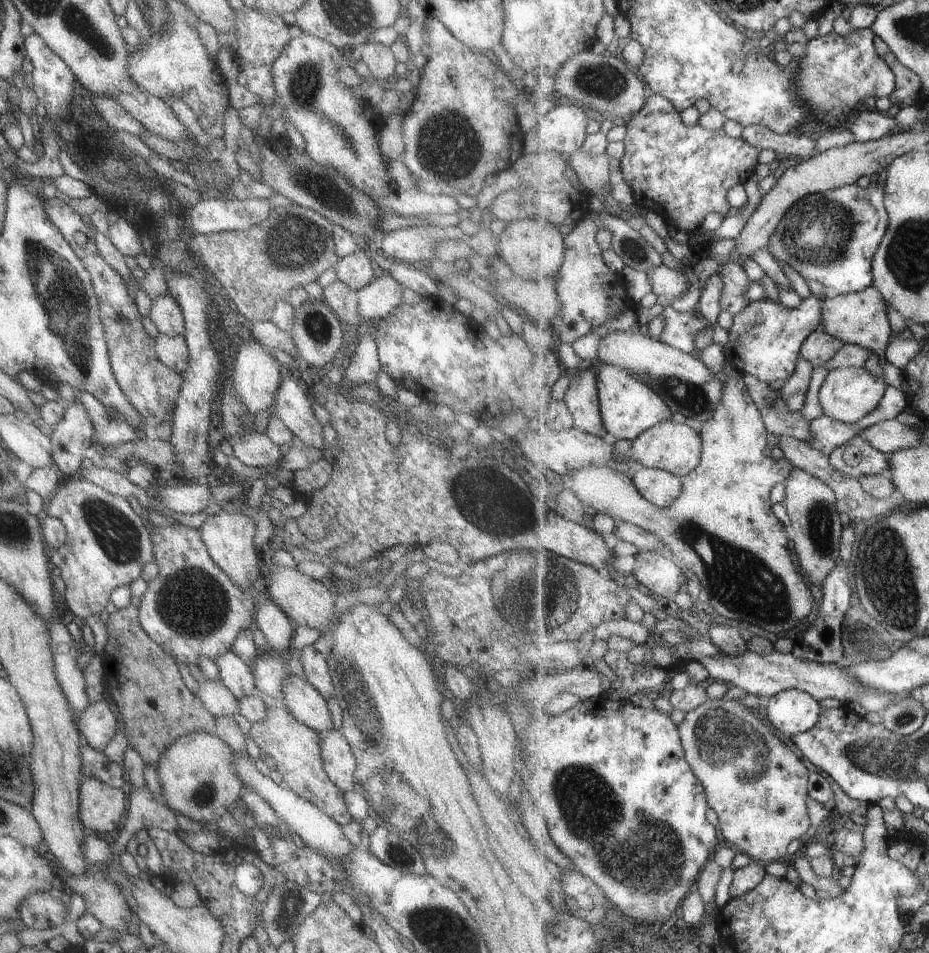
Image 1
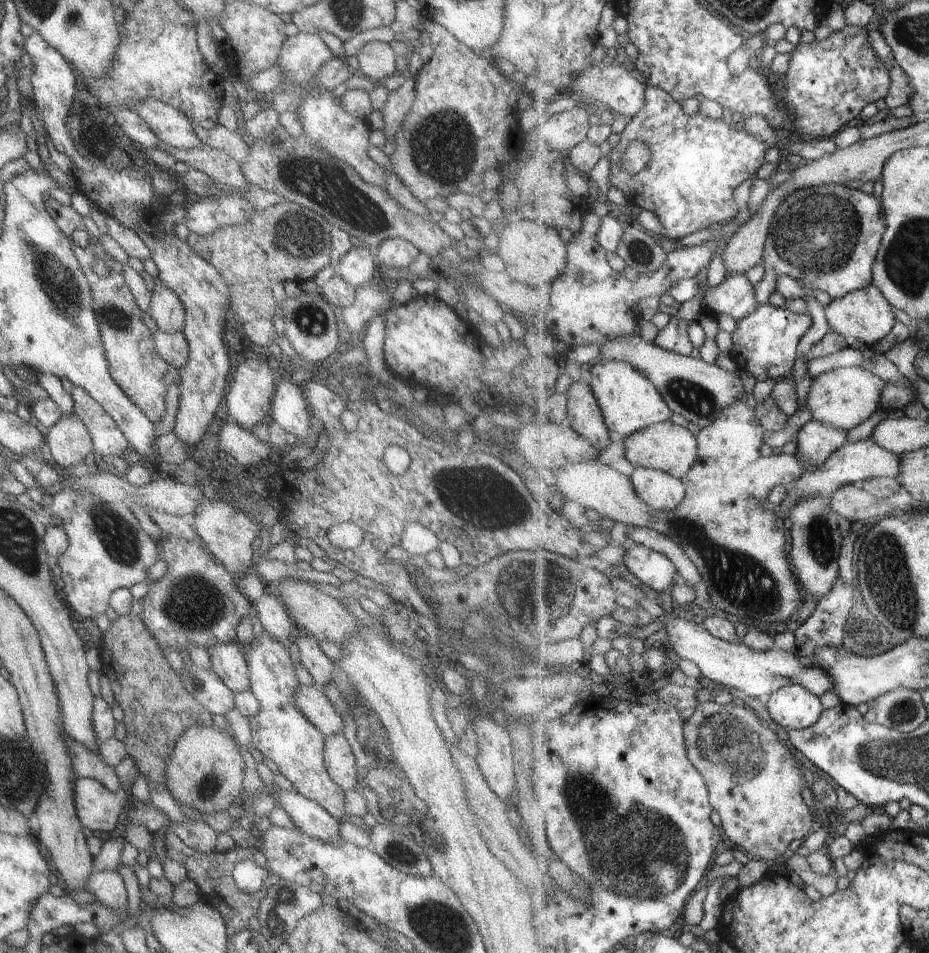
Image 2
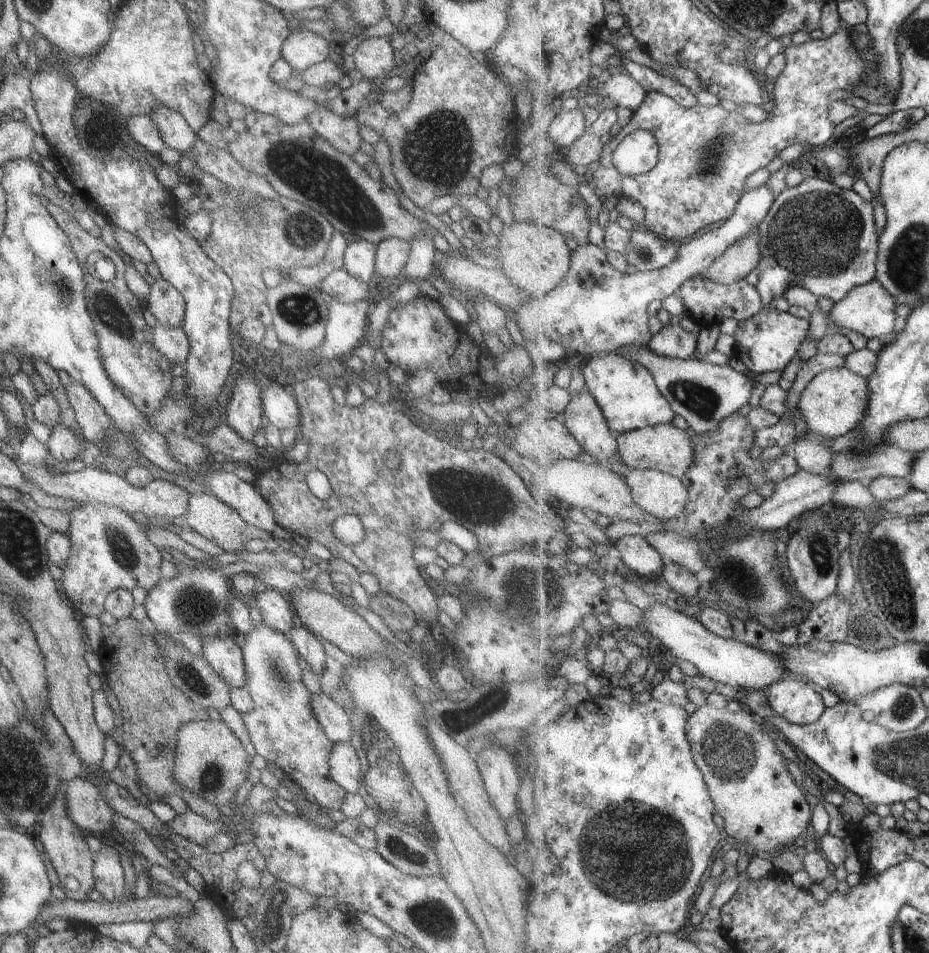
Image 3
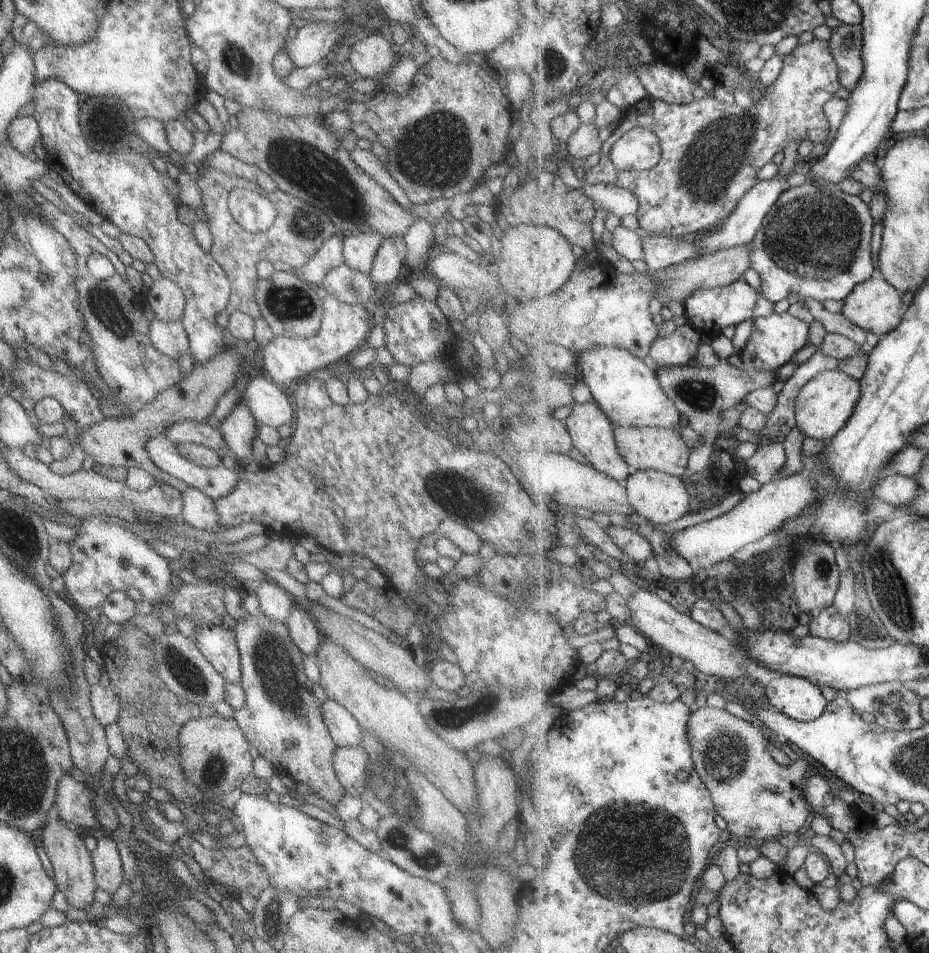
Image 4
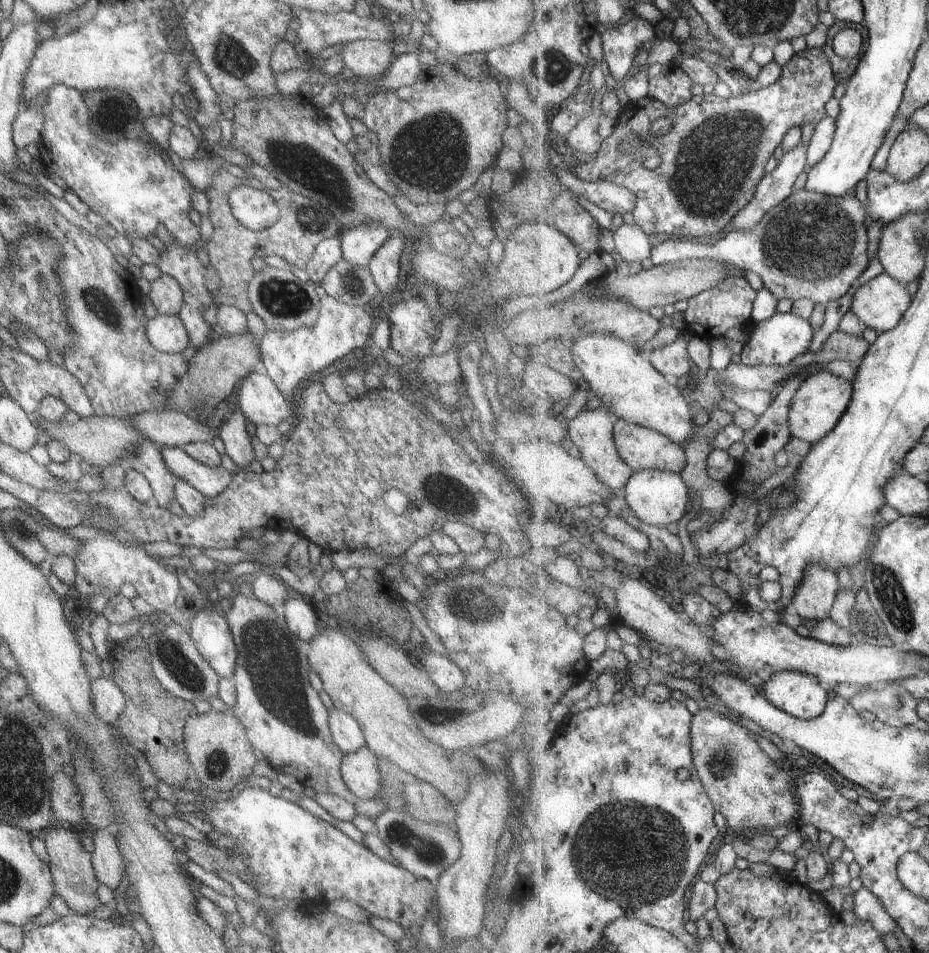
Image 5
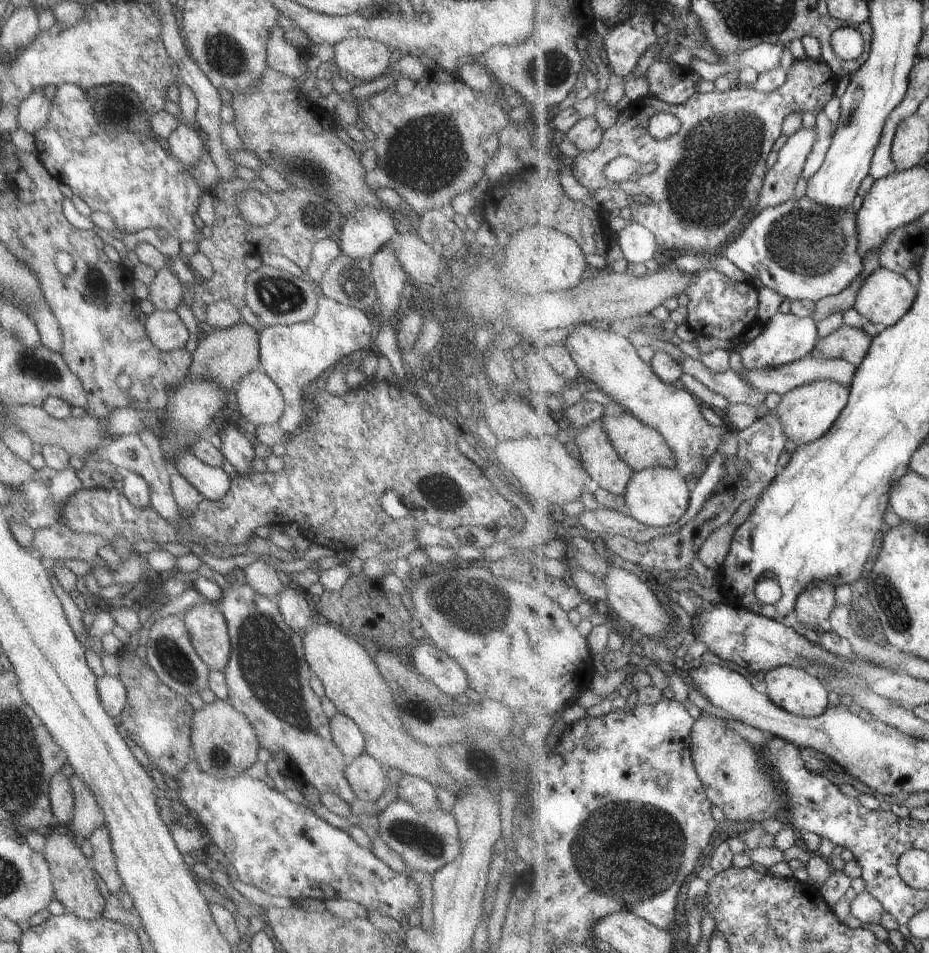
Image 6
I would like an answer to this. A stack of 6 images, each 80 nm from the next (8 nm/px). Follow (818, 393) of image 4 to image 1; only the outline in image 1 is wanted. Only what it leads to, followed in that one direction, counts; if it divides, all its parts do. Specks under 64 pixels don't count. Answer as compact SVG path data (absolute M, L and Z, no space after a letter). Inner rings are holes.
M839 367L829 372L825 378L819 390L819 404L823 408L823 414L838 421L854 423L880 406L888 388L884 378L873 376L864 367Z

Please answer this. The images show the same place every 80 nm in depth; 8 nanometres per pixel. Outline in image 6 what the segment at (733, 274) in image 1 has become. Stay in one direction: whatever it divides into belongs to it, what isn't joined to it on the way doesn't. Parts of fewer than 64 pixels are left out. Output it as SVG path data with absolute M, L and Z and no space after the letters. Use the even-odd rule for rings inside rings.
M704 269L693 274L692 284L686 288L686 296L689 298L686 322L695 334L727 338L737 343L751 327L763 325L758 318L759 289L749 280L738 282L713 269Z

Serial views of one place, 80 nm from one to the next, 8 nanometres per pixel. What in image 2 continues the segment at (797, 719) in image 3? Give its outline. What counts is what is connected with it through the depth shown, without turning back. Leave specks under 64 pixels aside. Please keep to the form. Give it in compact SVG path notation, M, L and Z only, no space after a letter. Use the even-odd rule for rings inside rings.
M787 685L766 699L771 718L785 730L806 729L824 714L819 697L803 685Z

